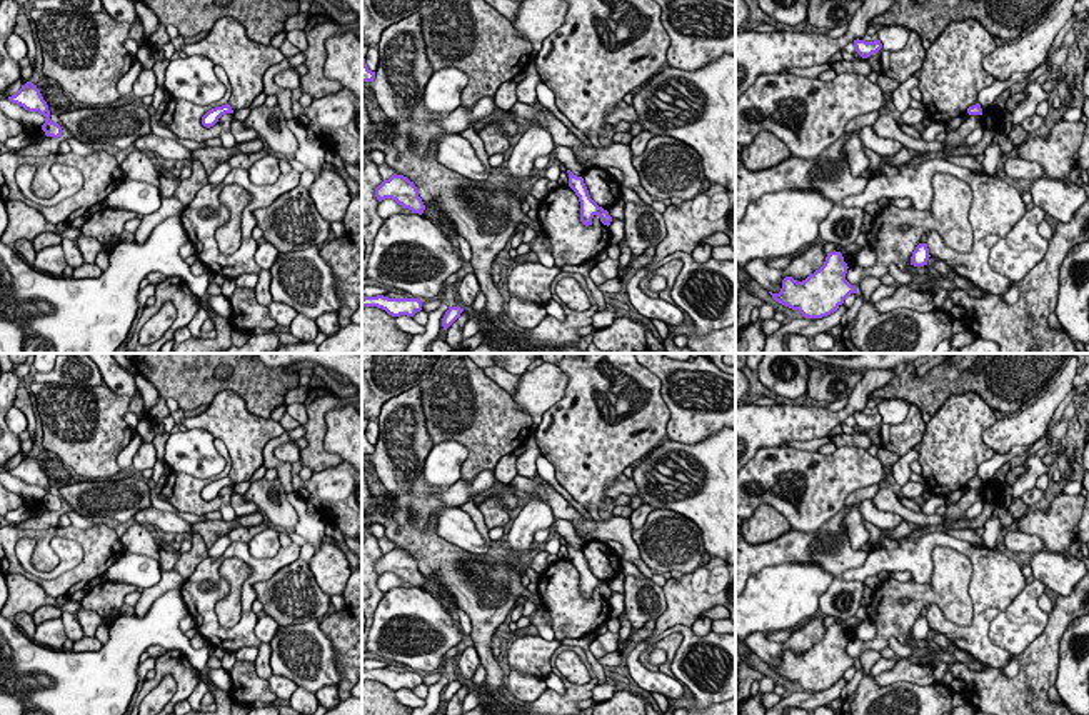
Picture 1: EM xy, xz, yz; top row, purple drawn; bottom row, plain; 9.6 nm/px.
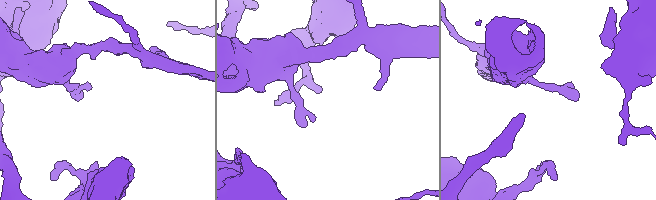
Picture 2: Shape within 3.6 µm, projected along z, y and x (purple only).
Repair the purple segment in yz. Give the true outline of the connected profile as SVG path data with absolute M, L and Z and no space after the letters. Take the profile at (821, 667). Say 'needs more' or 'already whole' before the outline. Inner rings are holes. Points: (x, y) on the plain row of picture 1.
already whole; M831 625L824 638L805 653L797 655L792 650L782 653L779 667L772 672L792 683L799 683L805 692L822 692L834 687L856 660L846 653L847 637L841 625Z

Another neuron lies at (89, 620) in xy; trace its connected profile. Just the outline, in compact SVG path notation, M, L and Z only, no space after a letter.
M80 608L75 617L82 625L83 637L95 637L97 628L103 623L98 613L85 608Z

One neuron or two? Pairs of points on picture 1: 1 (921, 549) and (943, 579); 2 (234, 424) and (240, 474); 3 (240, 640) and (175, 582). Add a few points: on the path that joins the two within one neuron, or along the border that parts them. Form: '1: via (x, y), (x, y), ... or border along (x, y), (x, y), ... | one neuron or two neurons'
1: border along (973, 565), (936, 547), (933, 579), (913, 580) | two neurons
2: via (240, 435), (240, 462) | one neuron
3: border along (184, 582), (179, 589) | two neurons

